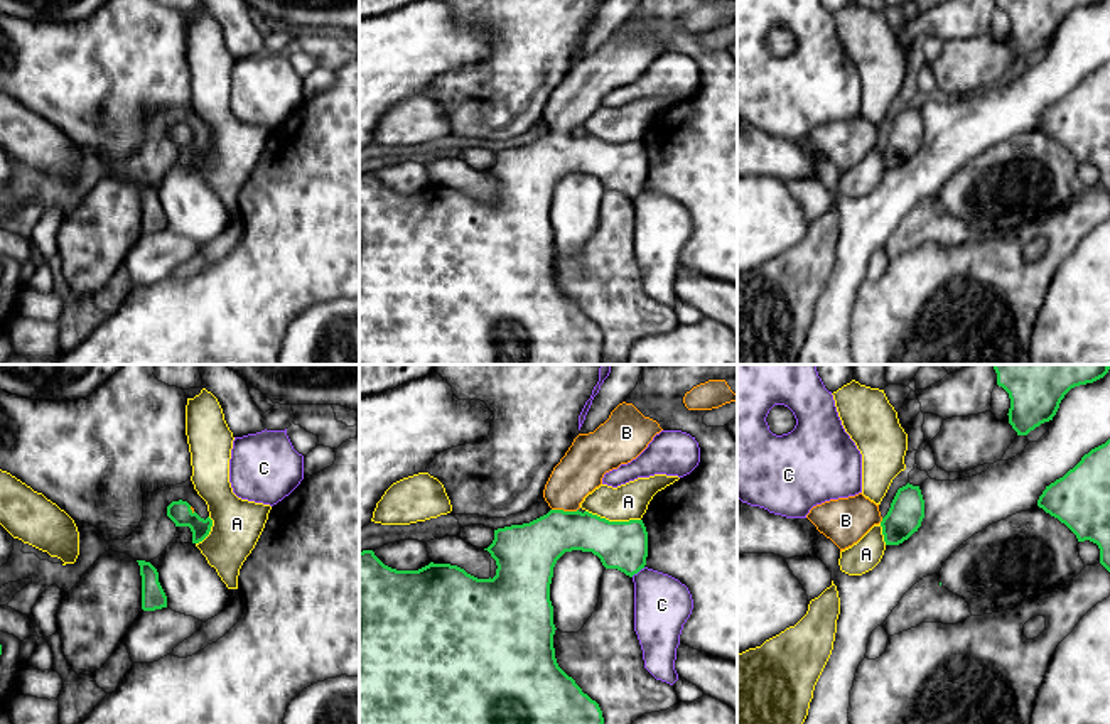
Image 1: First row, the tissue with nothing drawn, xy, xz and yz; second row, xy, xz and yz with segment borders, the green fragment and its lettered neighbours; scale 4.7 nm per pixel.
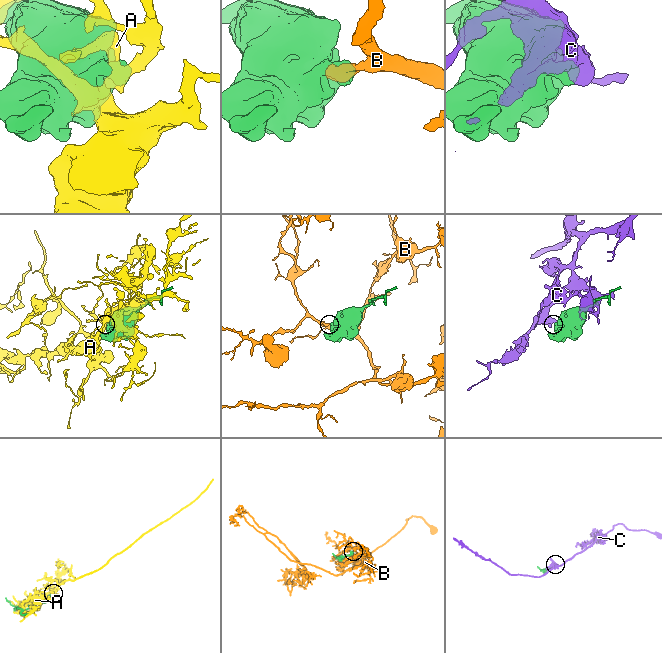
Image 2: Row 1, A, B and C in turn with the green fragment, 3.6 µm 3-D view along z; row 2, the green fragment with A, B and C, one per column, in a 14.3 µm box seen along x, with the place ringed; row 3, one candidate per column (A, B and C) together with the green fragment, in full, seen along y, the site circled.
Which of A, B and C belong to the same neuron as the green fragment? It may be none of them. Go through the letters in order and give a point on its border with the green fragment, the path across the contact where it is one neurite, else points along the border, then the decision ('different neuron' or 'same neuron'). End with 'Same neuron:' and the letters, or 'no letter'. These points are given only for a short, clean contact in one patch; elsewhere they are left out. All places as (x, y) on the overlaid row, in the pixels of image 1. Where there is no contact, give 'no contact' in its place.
A: xz (613, 522) | different neuron
B: xz (565, 512) | across xz (530, 551), (565, 512), (565, 488), (581, 470) | same neuron
C: xz (638, 571) | along xz (645, 567), (631, 576) | different neuron
Same neuron: B

